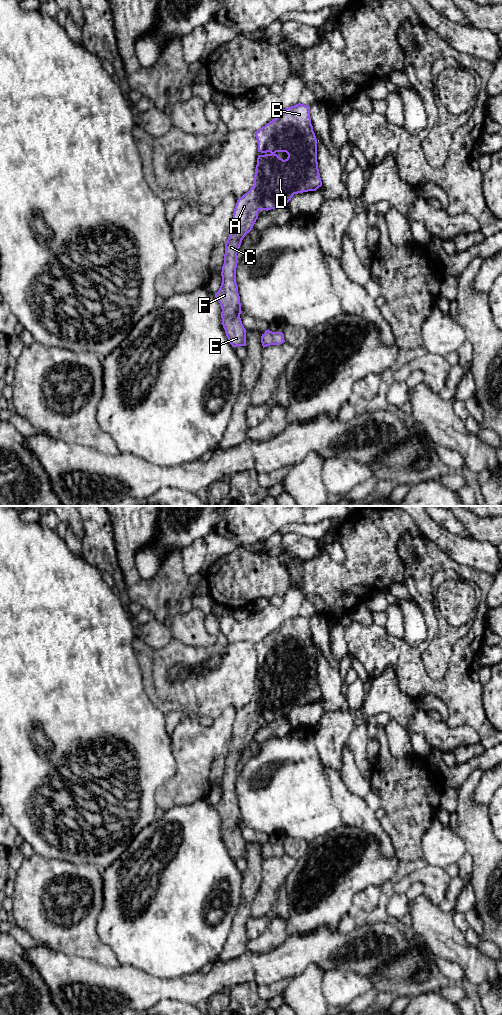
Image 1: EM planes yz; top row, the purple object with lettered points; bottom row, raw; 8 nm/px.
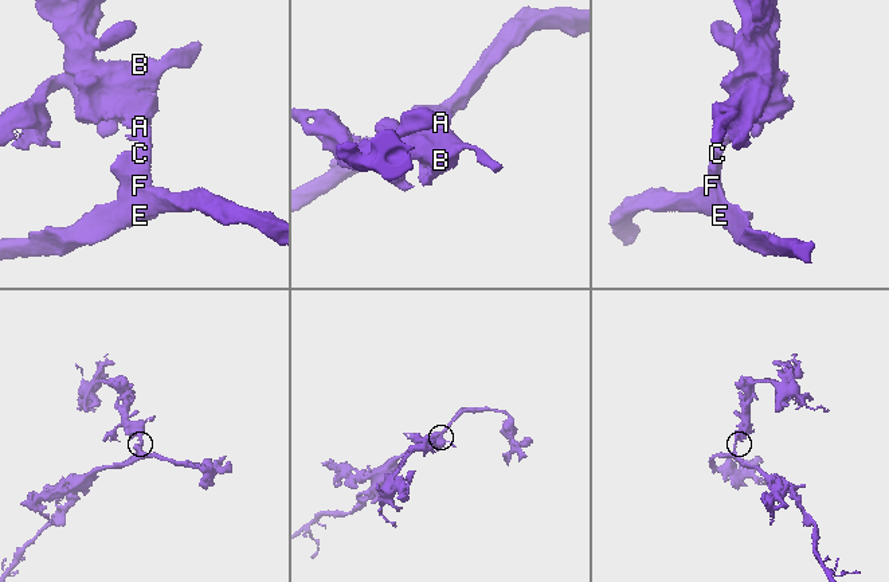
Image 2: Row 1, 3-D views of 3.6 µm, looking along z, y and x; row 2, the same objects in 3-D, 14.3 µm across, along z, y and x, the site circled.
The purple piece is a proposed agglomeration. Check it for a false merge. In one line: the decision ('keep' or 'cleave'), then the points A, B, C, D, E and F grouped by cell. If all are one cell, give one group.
keep; A B C D E F

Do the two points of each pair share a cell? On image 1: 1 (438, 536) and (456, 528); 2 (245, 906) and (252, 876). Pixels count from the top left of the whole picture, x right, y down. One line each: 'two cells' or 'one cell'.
1: two cells
2: one cell

